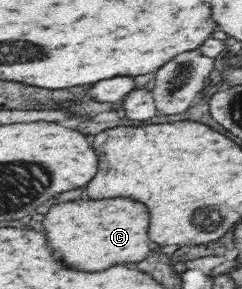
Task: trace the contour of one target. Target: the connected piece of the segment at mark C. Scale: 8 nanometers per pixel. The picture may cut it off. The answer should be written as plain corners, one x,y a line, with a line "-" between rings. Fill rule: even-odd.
78,199
50,208
42,220
52,256
78,272
104,272
120,264
136,264
148,256
148,212
144,204
114,200

